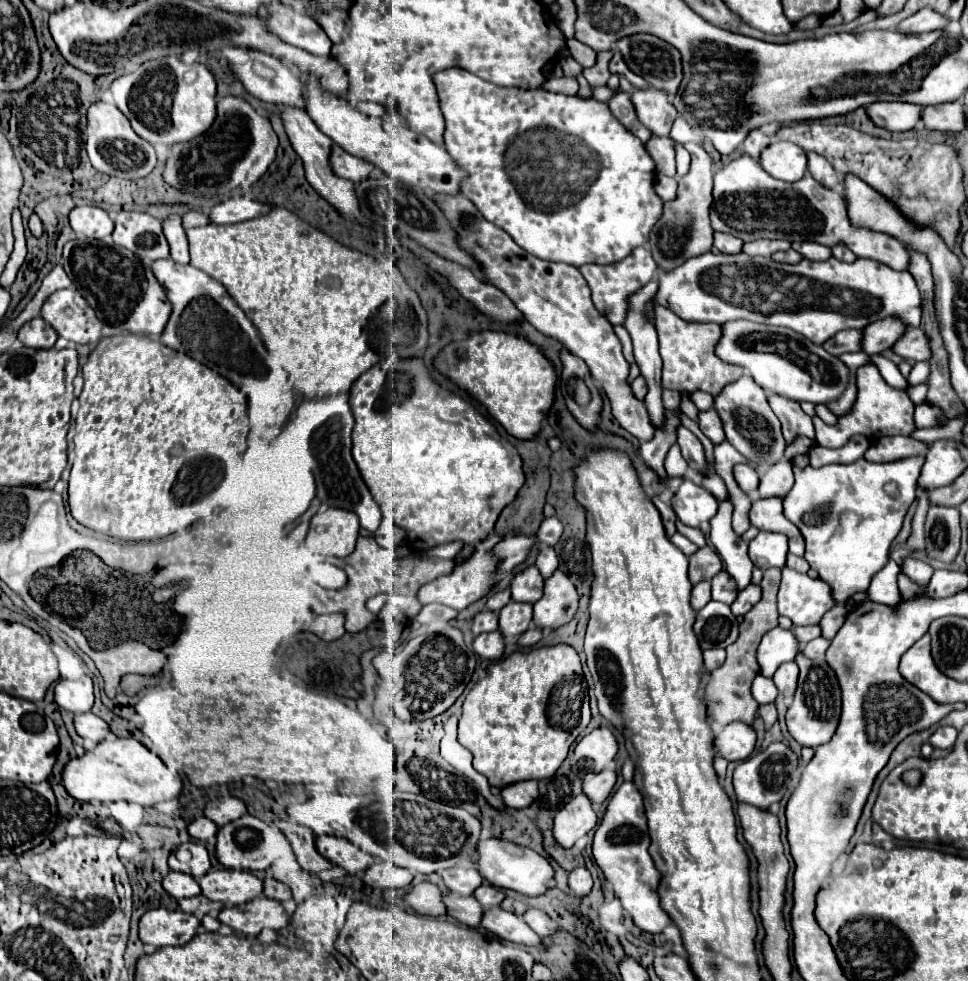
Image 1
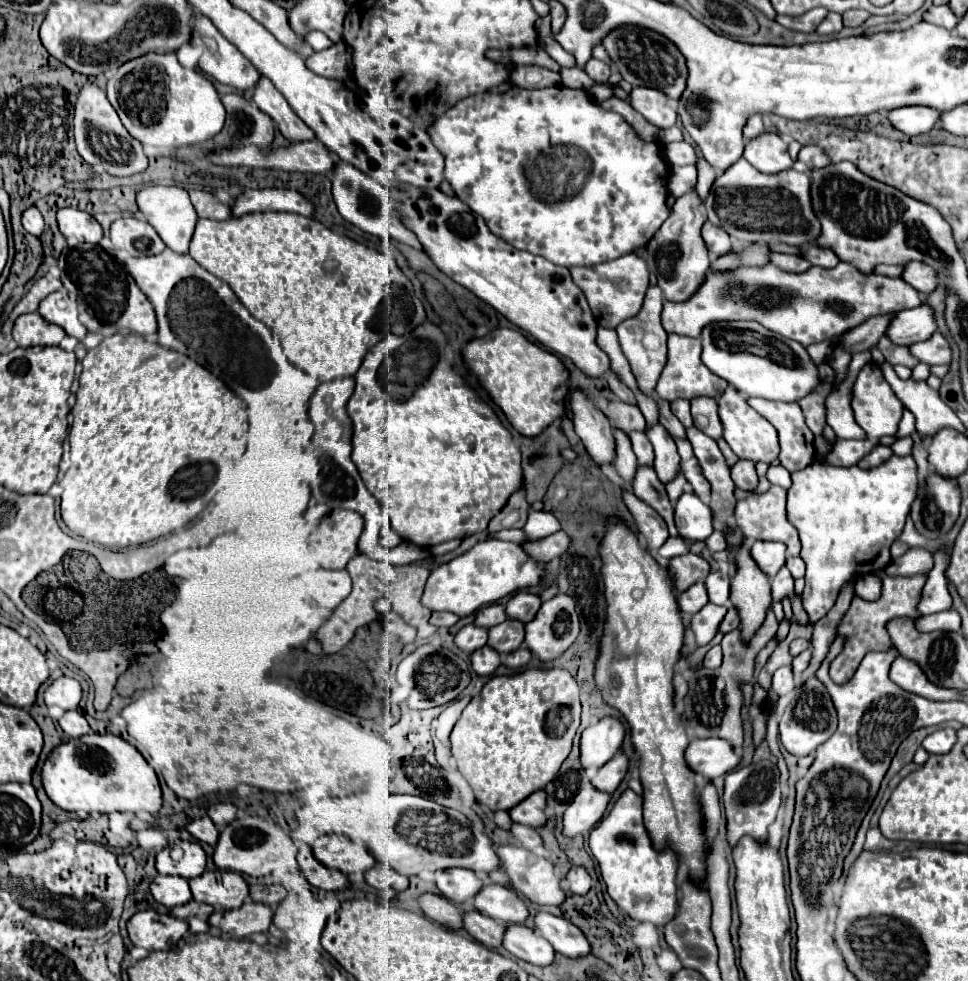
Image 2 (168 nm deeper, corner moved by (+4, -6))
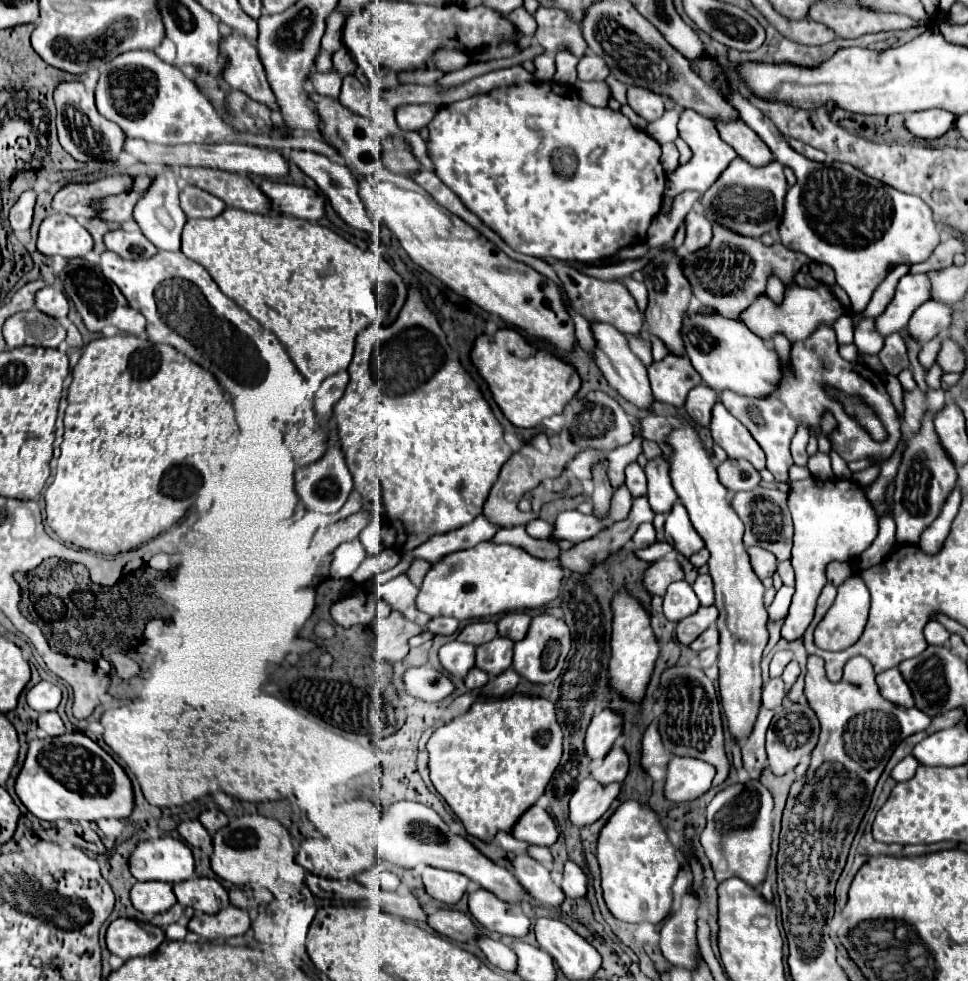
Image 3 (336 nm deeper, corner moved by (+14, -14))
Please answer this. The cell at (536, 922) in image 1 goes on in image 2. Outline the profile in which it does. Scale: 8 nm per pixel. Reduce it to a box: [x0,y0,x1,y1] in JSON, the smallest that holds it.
[534,912,590,958]

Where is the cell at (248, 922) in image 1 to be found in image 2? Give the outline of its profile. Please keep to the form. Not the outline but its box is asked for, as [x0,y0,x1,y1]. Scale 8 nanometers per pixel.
[208,902,274,938]

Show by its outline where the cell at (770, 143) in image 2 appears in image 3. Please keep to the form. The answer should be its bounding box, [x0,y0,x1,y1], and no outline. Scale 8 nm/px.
[716,120,770,166]

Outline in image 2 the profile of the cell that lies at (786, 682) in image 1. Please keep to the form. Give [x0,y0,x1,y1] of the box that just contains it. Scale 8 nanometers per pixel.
[772,666,796,696]

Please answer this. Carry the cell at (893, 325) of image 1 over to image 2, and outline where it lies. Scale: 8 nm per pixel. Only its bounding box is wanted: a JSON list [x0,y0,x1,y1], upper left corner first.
[886,304,936,346]

